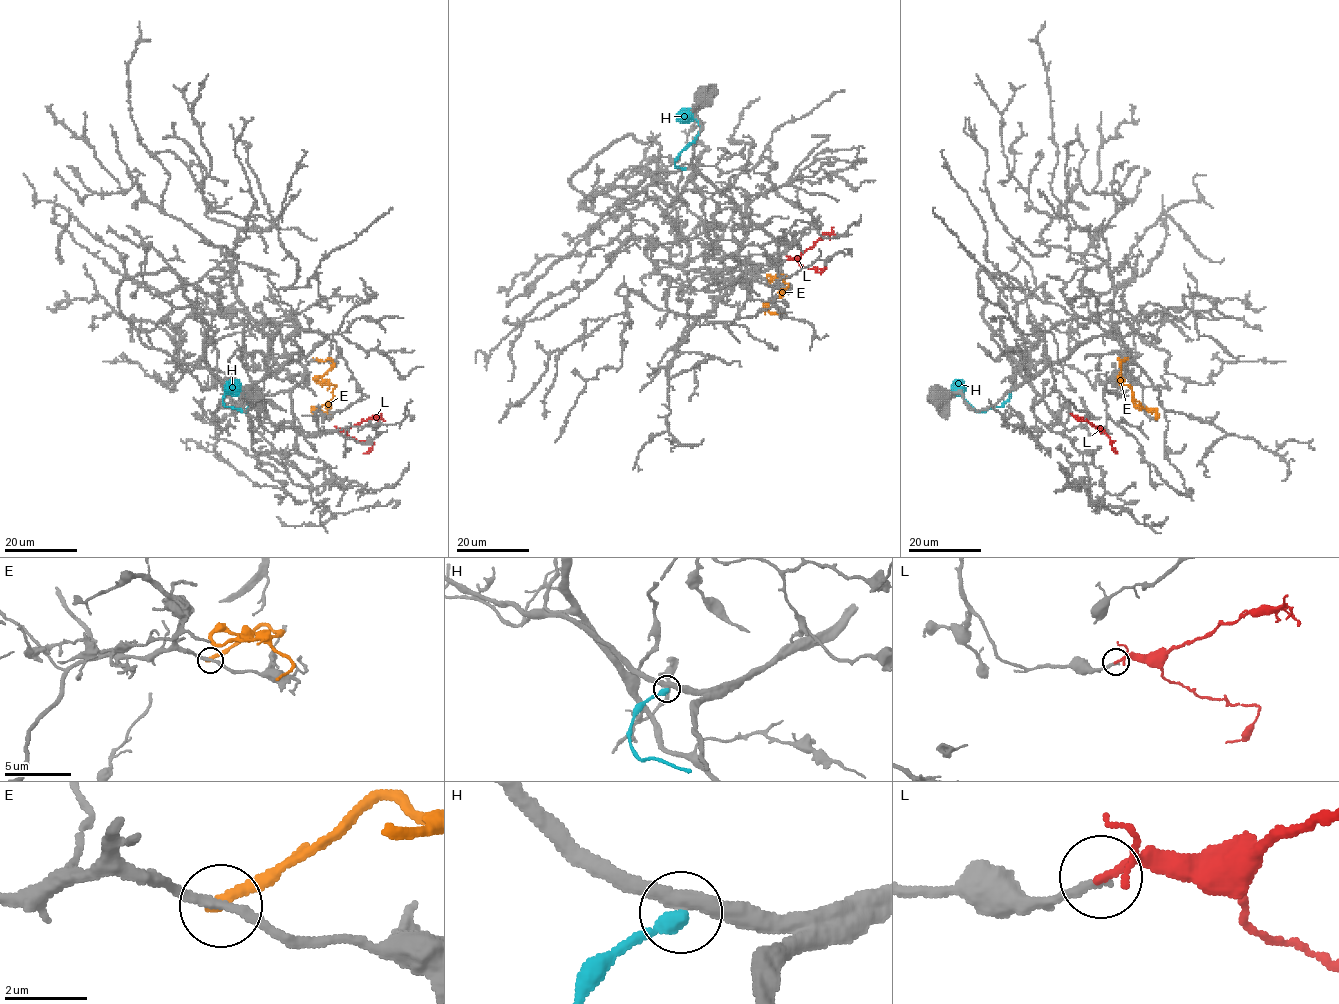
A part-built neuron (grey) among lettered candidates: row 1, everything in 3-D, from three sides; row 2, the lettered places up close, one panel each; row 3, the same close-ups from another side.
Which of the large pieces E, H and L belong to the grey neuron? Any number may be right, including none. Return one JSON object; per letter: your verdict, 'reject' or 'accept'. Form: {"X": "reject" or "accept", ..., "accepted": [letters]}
{"E": "reject", "H": "reject", "L": "accept", "accepted": ["L"]}

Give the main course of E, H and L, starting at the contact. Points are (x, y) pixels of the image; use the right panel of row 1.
E: (1128, 360), (1118, 359), (1122, 383), (1133, 391), (1140, 405), (1156, 409), (1156, 418)
H: (1012, 387), (1009, 398), (1000, 406), (977, 411), (960, 391), (954, 390), (956, 383)
L: (1102, 431), (1077, 417), (1078, 420)

